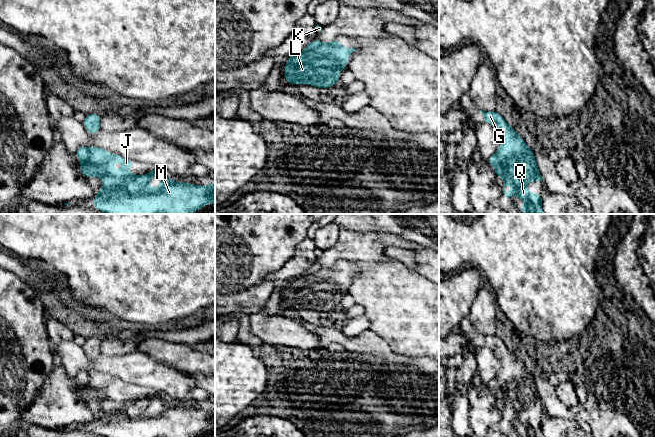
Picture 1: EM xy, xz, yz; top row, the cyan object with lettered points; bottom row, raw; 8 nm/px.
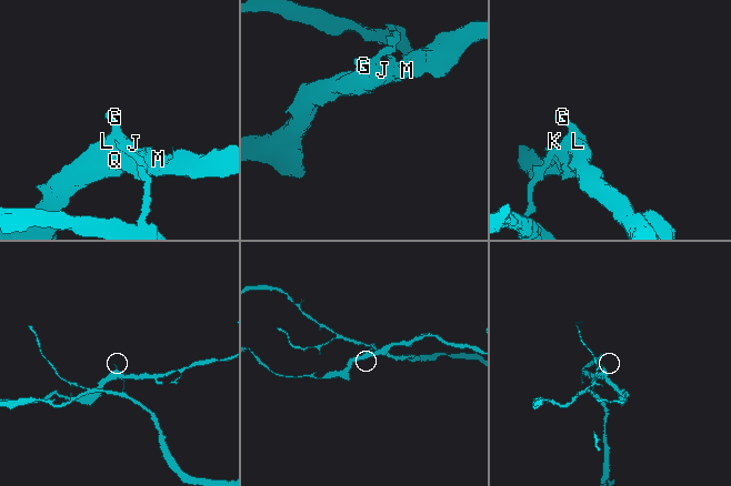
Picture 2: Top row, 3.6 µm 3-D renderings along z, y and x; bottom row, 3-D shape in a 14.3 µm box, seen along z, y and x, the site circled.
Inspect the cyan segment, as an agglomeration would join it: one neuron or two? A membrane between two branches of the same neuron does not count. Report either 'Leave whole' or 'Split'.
Split

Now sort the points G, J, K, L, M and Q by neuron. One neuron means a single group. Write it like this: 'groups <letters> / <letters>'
groups G J L M Q / K

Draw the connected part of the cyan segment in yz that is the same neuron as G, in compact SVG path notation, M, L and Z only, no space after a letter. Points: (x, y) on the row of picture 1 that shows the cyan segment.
M496 110L479 112L483 114L484 121L492 125L501 136L502 142L496 152L499 160L495 165L495 173L504 181L503 194L507 198L516 195L526 203L518 212L543 214L541 205L543 195L526 190L528 183L543 181L534 157L534 150L525 144L514 128L508 125Z

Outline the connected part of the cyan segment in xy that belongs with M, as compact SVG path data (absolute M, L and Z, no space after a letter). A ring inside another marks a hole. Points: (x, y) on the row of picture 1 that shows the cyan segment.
M90 147L90 160L80 163L81 173L87 177L102 177L103 186L94 196L94 208L106 214L193 214L211 200L215 206L215 183L208 186L193 185L185 182L175 182L172 178L160 179L159 186L154 189L148 184L149 180L160 173L151 170L145 175L133 175L127 170L134 166L134 161L111 155L107 150ZM115 162L122 163L122 169L116 171L112 166Z

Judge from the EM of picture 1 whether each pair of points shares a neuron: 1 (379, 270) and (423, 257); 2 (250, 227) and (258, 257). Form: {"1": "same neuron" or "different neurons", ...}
{"1": "different neurons", "2": "same neuron"}

